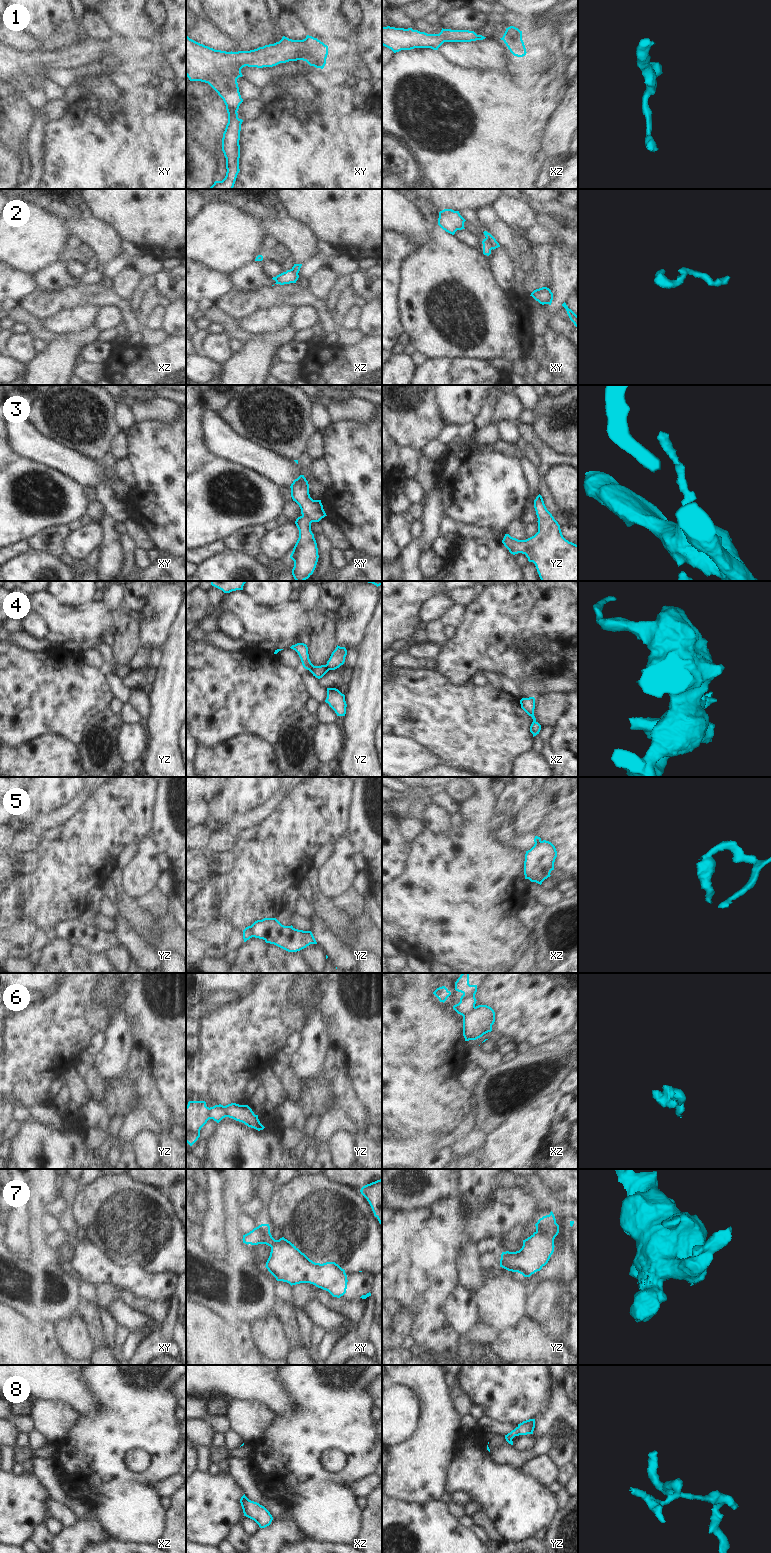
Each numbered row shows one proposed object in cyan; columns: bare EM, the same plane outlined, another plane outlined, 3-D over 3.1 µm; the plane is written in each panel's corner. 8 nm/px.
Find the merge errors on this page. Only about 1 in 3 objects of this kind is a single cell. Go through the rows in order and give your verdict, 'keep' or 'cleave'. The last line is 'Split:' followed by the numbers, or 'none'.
1: keep
2: cleave
3: keep
4: cleave
5: cleave
6: cleave
7: cleave
8: keep
Split: 2, 4, 5, 6, 7

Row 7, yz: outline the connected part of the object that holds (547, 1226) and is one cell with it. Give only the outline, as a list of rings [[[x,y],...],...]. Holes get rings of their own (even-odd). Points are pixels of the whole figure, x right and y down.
[[[552,1211],[549,1215],[540,1218],[535,1226],[536,1232],[541,1233],[552,1241],[554,1241],[555,1237],[559,1233],[559,1225],[556,1223],[556,1219]]]

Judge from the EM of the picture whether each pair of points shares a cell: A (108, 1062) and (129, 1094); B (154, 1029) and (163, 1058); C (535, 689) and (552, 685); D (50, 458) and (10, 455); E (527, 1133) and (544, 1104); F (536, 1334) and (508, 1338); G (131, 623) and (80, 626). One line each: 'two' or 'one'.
A: two
B: one
C: one
D: two
E: one
F: one
G: one

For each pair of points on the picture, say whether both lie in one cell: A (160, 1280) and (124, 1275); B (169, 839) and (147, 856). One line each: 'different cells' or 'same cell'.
A: same cell
B: different cells

